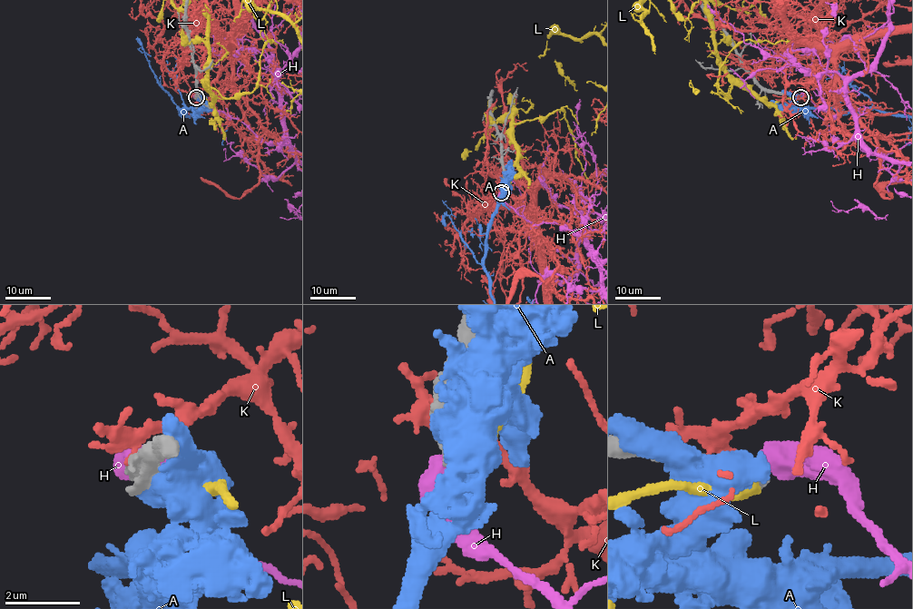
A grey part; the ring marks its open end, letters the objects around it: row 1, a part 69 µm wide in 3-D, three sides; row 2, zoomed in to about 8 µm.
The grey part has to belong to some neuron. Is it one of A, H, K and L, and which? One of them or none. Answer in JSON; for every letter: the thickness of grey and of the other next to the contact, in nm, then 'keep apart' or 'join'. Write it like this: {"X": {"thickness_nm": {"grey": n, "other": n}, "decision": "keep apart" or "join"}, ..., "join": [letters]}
{"A": {"thickness_nm": {"grey": 600, "other": 800}, "decision": "keep apart"}, "H": {"thickness_nm": {"grey": 600, "other": 550}, "decision": "keep apart"}, "K": {"thickness_nm": {"grey": 600, "other": 340}, "decision": "keep apart"}, "L": {"thickness_nm": {"grey": 600, "other": 280}, "decision": "keep apart"}, "join": []}

